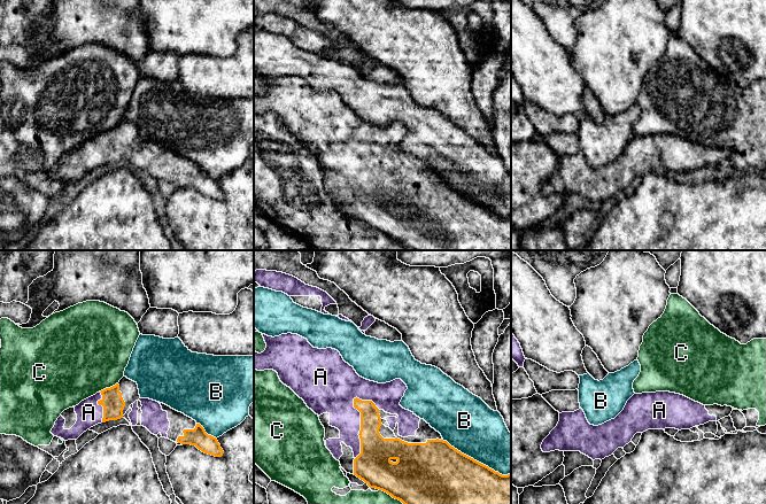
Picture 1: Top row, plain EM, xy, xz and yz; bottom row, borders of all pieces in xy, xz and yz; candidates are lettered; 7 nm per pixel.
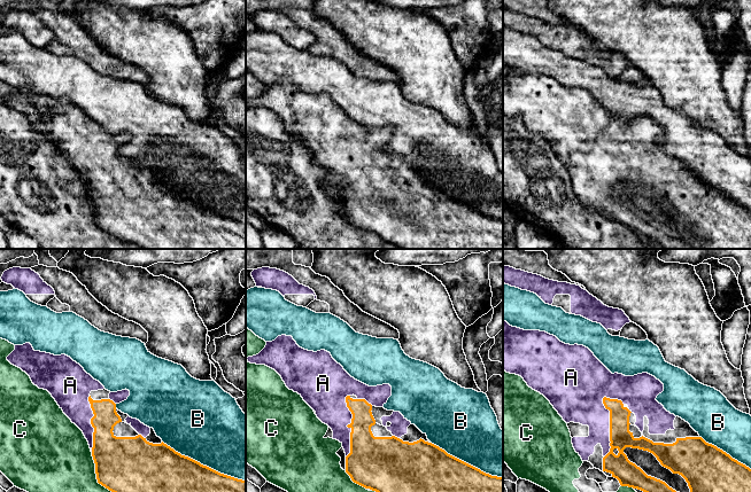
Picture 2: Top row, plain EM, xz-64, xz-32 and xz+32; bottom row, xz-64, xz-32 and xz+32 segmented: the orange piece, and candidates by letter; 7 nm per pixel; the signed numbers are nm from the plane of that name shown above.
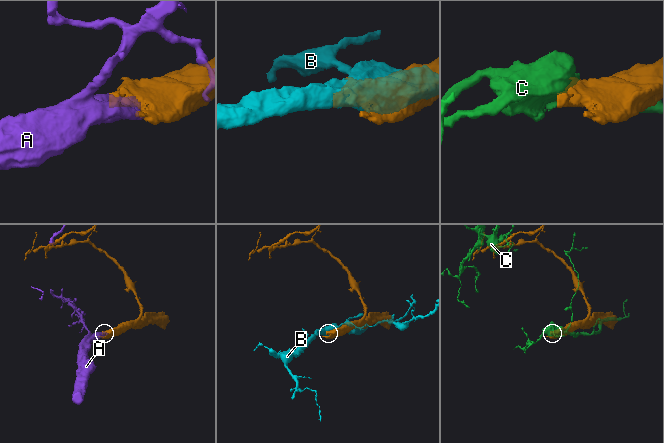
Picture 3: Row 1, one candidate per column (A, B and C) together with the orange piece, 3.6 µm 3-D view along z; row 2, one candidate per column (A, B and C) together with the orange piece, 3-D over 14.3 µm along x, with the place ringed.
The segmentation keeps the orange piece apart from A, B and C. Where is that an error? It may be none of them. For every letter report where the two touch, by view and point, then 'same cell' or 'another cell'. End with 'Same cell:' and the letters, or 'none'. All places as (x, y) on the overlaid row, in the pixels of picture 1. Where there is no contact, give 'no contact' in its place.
A: contact xz (361, 427); same cell
B: contact xz (476, 460); another cell
C: contact xy (108, 388); another cell
Same cell: A

